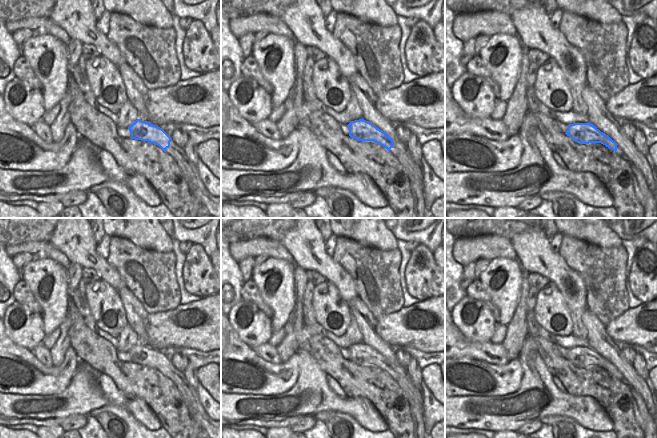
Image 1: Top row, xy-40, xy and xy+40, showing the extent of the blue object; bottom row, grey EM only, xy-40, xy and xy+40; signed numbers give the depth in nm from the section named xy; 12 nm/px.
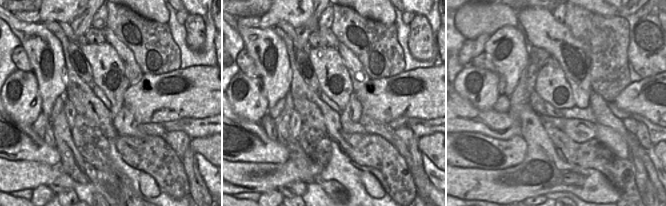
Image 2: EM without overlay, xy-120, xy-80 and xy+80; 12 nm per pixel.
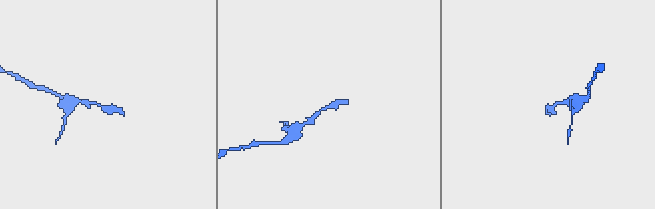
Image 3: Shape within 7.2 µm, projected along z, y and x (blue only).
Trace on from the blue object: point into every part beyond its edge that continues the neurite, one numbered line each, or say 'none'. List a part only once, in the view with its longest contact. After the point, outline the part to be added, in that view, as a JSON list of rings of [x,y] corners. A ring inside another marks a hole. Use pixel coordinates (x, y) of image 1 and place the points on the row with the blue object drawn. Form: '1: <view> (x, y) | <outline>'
none

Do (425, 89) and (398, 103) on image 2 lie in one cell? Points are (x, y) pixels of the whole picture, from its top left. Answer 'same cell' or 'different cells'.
same cell

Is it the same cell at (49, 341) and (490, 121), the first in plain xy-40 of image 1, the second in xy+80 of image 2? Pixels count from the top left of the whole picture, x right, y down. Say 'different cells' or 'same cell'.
different cells

